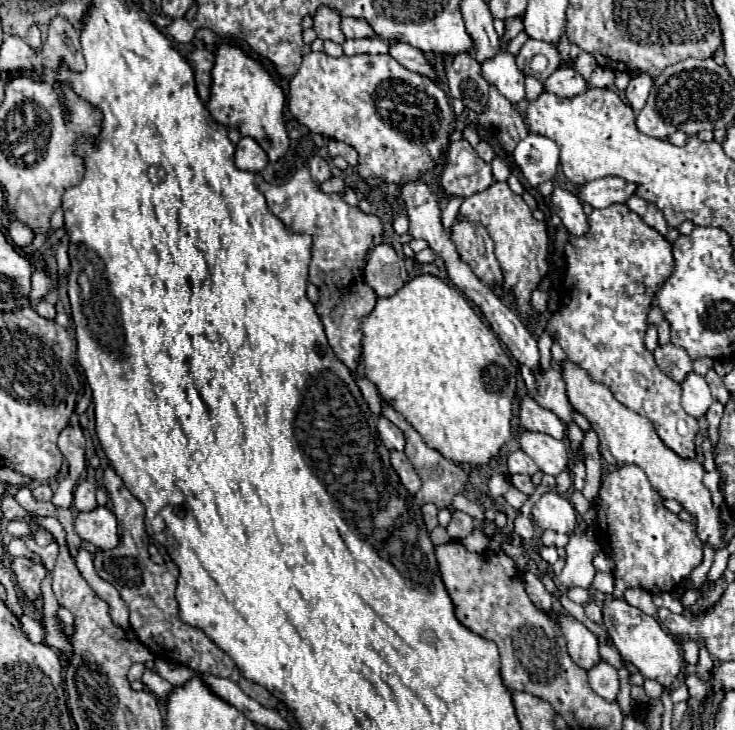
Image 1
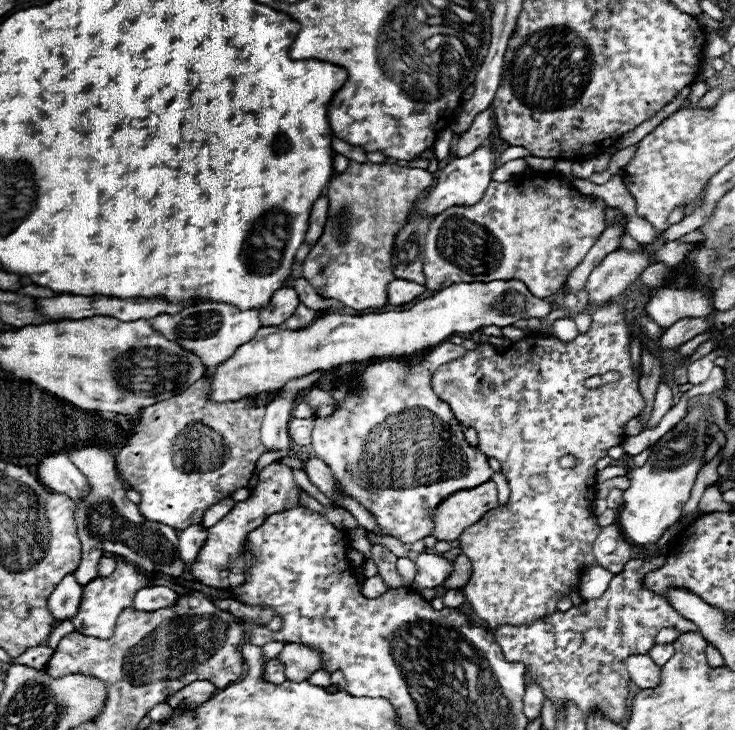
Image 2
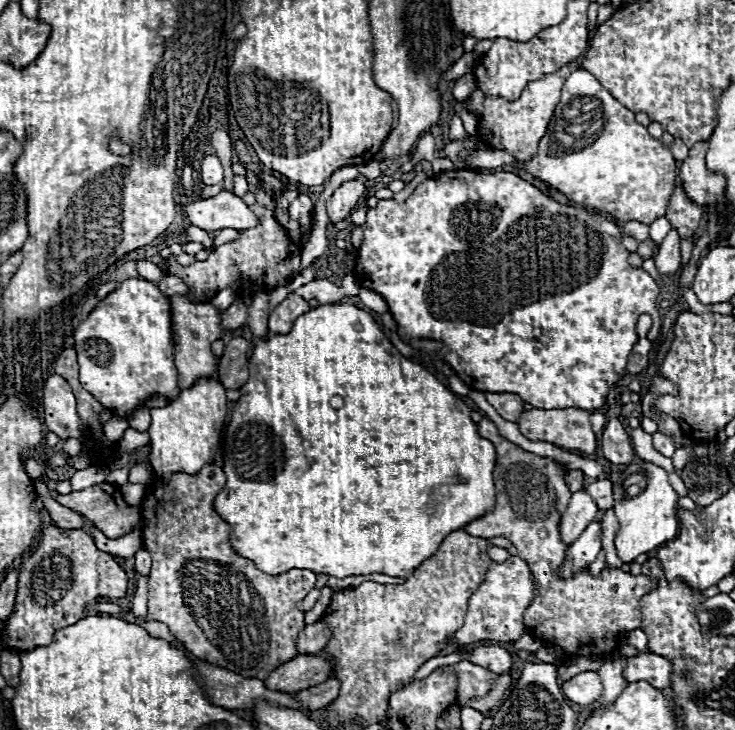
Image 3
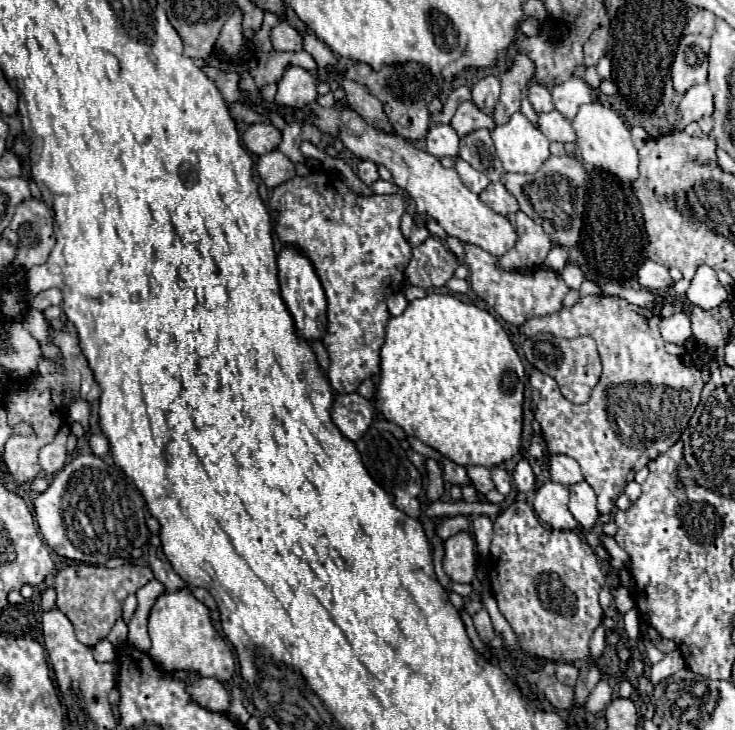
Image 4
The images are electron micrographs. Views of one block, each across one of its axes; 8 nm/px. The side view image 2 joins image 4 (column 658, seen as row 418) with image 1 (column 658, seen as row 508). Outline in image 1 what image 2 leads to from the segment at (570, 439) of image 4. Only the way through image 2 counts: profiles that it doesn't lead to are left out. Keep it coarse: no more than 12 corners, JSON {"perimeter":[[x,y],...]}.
{"perimeter":[[624,204],[558,236],[548,334],[662,442],[698,420],[644,348],[670,242]]}

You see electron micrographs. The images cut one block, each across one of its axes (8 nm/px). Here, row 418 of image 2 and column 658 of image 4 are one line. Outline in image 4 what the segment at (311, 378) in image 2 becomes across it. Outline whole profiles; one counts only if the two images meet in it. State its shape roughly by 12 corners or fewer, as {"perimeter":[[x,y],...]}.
{"perimeter":[[644,260],[636,272],[640,286],[670,290],[668,268]]}

